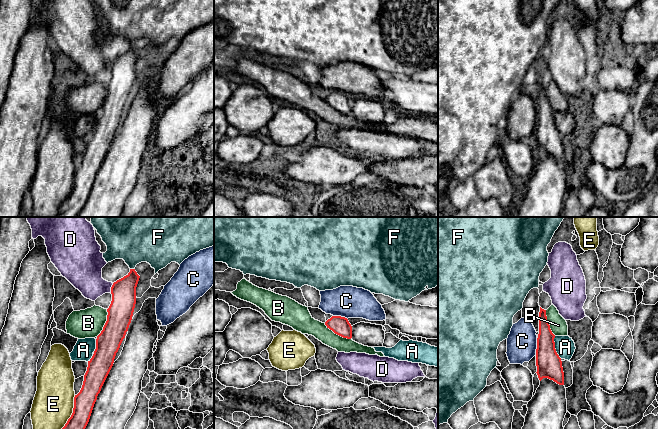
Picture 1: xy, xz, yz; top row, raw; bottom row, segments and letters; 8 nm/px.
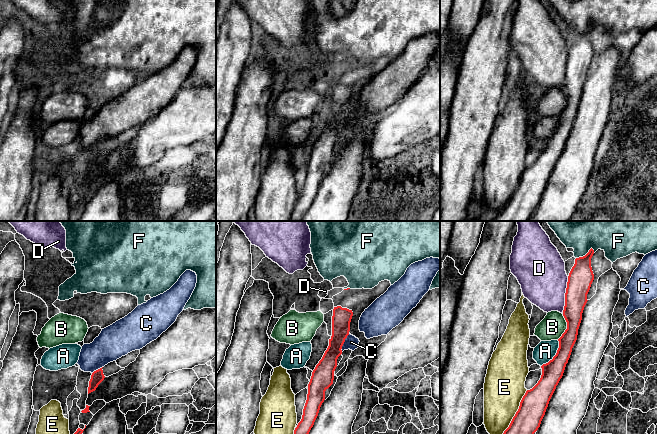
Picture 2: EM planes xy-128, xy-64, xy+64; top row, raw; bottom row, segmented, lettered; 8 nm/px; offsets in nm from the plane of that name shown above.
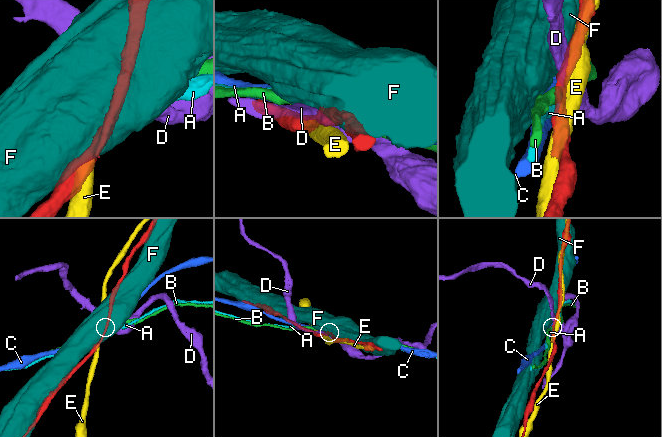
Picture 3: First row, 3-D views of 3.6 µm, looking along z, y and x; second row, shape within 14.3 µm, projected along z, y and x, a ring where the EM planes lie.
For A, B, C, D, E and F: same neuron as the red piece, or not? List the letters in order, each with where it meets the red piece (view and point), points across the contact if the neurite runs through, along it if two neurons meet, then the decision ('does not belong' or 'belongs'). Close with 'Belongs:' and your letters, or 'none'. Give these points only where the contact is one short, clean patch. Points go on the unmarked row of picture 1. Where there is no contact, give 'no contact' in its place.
A: contact yz (554, 123); border yz (554, 112), (554, 124), (561, 134); does not belong
B: contact xz (337, 110); border xz (324, 99), (335, 109), (350, 115); does not belong
C: contact yz (537, 122); border yz (537, 114), (535, 130); does not belong
D: contact xy (111, 64); does not belong
E: contact xy (69, 194); does not belong
F: contact xy (132, 45); does not belong
Belongs: none

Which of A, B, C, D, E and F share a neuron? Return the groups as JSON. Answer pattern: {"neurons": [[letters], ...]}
{"neurons": [["A", "B"], ["C"], ["D"], ["E"], ["F"]]}

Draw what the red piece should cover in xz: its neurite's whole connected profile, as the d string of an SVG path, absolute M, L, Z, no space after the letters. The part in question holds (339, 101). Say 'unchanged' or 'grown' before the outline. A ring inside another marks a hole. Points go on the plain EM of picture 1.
unchanged; M332 92L325 98L327 104L332 106L335 110L351 115L352 114L352 102L348 95L341 92Z

